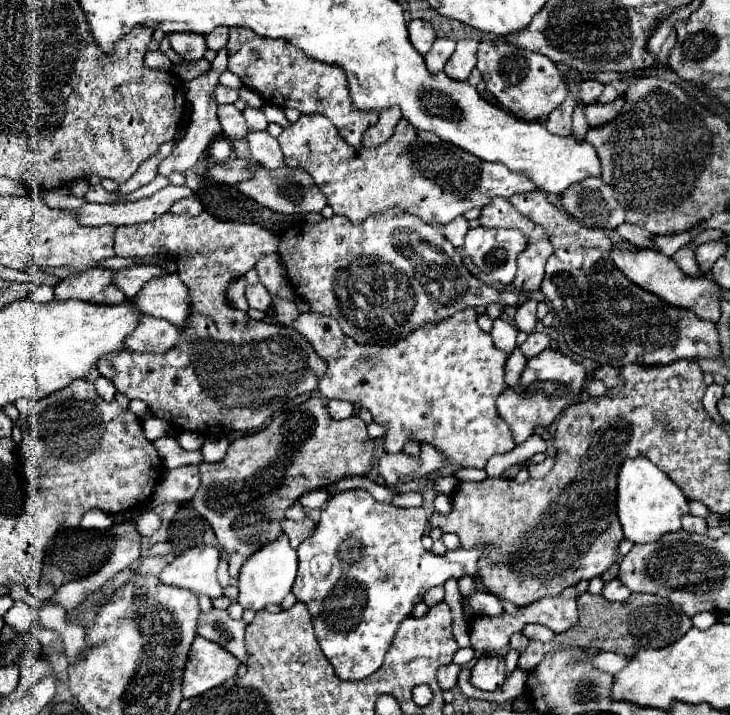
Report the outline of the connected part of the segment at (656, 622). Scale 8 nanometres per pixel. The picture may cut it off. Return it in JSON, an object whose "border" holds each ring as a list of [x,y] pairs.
{"border":[[[582,593],[576,599],[578,603],[578,623],[570,627],[570,631],[558,633],[552,641],[546,645],[530,645],[520,653],[518,667],[522,671],[530,671],[530,667],[536,667],[542,655],[556,649],[566,647],[596,647],[600,651],[614,651],[626,657],[636,655],[640,649],[660,649],[674,641],[678,641],[686,631],[692,627],[692,621],[682,609],[674,603],[666,603],[666,599],[656,595],[644,595],[644,593],[632,593],[628,601],[624,603],[610,603],[602,599],[602,595]]]}

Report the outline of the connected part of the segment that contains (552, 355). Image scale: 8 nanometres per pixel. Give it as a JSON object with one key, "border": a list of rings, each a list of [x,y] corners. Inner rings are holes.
{"border":[[[552,347],[528,359],[528,365],[520,377],[520,391],[506,389],[498,397],[498,413],[510,425],[514,441],[524,443],[532,435],[532,429],[536,425],[542,425],[542,427],[552,425],[572,403],[580,399],[586,375],[588,371],[584,365],[572,361],[568,355]],[[540,381],[552,381],[552,383],[540,383]]]}

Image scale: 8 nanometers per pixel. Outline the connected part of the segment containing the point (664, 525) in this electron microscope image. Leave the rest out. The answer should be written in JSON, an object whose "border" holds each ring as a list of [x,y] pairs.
{"border":[[[646,457],[626,459],[618,471],[618,493],[616,493],[618,519],[624,531],[624,537],[634,543],[648,543],[660,539],[662,533],[678,531],[680,517],[688,513],[688,503],[684,493]]]}

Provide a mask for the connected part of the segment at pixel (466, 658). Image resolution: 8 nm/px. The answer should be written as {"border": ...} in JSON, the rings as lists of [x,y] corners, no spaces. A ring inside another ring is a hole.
{"border":[[[468,647],[468,649],[458,649],[456,655],[454,655],[454,663],[460,665],[460,667],[468,667],[474,659],[474,651]]]}

